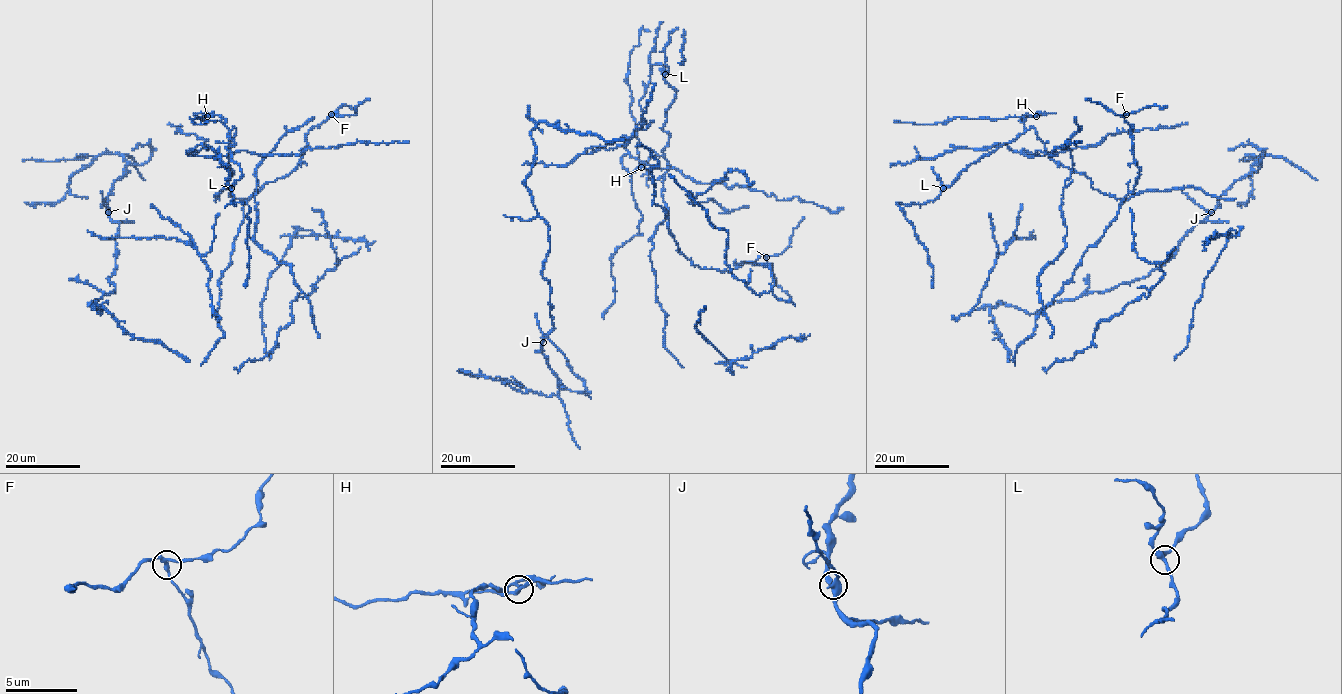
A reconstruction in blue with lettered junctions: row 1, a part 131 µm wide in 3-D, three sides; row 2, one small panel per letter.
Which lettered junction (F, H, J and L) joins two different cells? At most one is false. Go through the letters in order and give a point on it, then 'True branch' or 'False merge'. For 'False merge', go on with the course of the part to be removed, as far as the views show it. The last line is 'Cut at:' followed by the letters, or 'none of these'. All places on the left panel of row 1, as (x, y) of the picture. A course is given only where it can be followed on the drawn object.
F: Place: (331, 114). True branch
H: Place: (207, 116). False merge. Course of the part to remove: (207, 115), (192, 121), (199, 124), (216, 120)
J: Place: (108, 212). True branch
L: Place: (231, 188). True branch
Cut at: H

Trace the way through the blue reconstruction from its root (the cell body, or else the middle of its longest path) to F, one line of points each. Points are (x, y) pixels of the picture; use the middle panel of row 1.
F: (664, 213), (677, 251), (695, 265), (730, 271), (743, 262), (753, 263), (760, 256), (766, 257)

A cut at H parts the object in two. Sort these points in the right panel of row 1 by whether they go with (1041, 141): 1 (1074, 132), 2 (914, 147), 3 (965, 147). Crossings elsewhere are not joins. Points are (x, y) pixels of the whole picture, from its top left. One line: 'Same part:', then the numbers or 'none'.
Same part: 1, 2, 3

